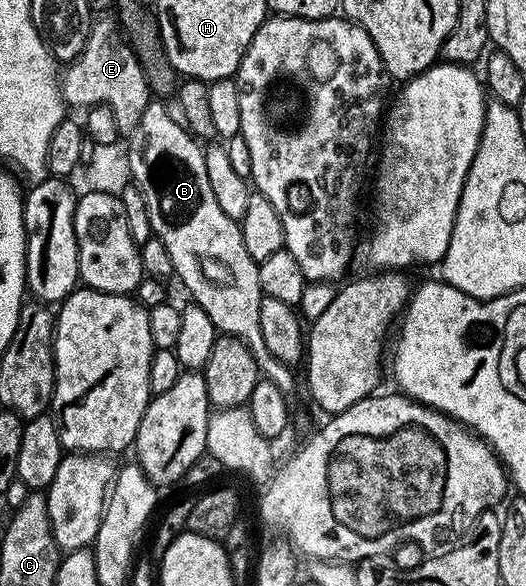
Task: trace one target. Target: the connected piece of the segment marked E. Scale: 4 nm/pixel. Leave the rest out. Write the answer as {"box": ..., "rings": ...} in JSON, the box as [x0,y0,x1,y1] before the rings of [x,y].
{"box":[62,18,150,136],"rings":[[[111,18],[93,22],[86,45],[78,58],[73,59],[62,71],[62,94],[69,108],[89,109],[100,104],[109,106],[121,136],[134,133],[142,113],[150,102],[148,82],[142,73],[142,65],[134,57],[117,24]]]}

